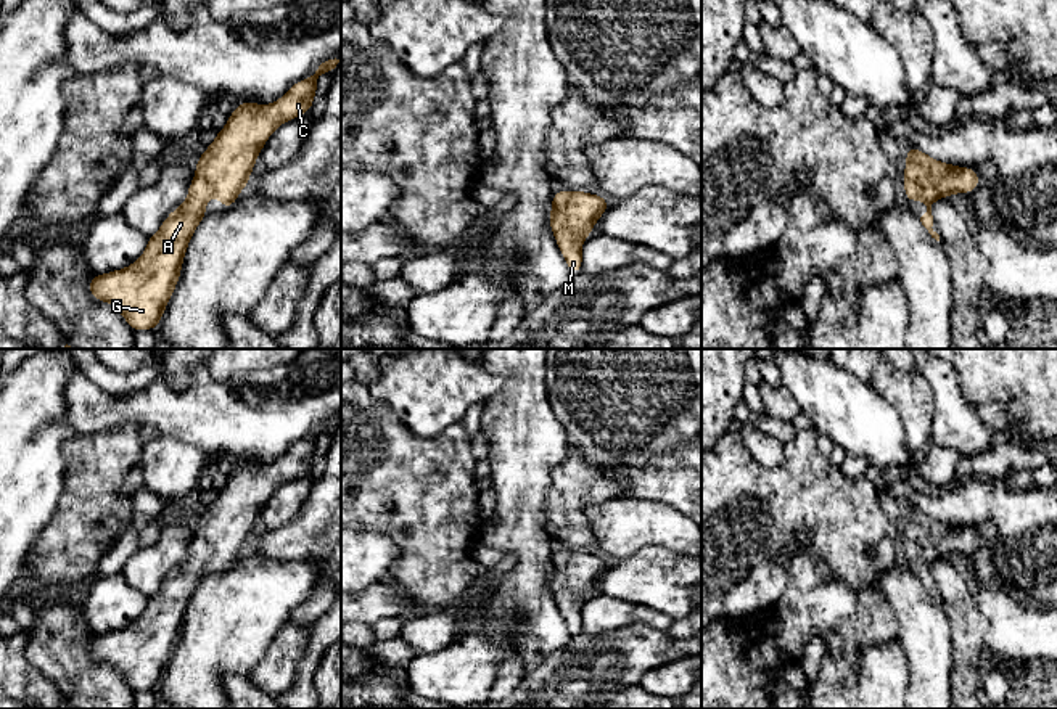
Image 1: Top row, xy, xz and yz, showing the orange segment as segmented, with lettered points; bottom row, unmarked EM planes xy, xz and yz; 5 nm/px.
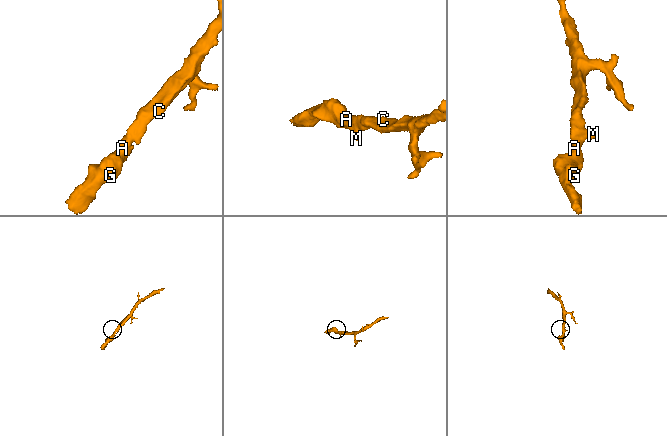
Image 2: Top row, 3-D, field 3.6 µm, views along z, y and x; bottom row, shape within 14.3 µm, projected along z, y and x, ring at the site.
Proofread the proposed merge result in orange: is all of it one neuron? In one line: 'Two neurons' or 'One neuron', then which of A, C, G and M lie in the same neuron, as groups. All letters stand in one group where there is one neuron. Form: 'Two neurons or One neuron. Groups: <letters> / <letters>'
One neuron. Groups: A C G M

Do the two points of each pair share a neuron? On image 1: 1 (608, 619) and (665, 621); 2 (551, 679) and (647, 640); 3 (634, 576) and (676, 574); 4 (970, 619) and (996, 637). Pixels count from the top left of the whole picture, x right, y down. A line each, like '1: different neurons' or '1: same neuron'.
1: same neuron
2: same neuron
3: same neuron
4: different neurons

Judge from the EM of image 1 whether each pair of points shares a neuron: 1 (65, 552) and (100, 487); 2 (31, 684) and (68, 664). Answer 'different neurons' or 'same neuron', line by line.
1: same neuron
2: different neurons

